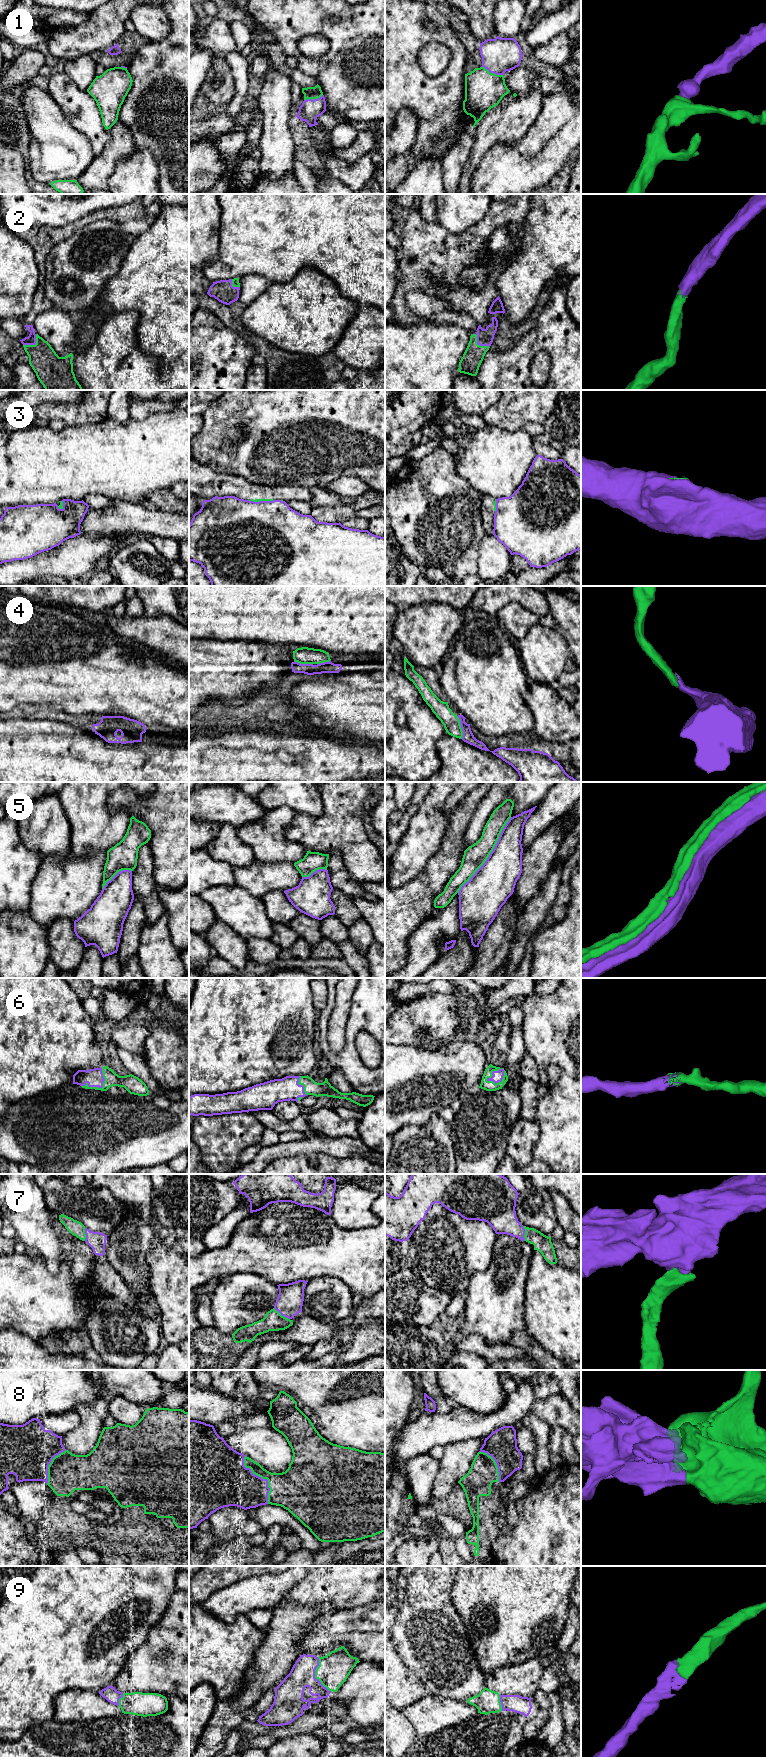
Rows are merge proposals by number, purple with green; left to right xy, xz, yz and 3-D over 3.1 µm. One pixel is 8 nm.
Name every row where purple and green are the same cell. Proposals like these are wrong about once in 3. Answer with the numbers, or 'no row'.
1, 2, 4, 6, 7, 8, 9

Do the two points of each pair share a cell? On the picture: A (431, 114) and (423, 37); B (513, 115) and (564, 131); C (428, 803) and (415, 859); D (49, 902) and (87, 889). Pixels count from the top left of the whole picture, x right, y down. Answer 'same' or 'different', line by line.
A: same
B: different
C: same
D: same

